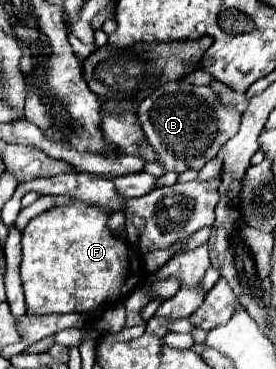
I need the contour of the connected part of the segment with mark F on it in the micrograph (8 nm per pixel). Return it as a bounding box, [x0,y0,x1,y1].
[20,201,144,315]

